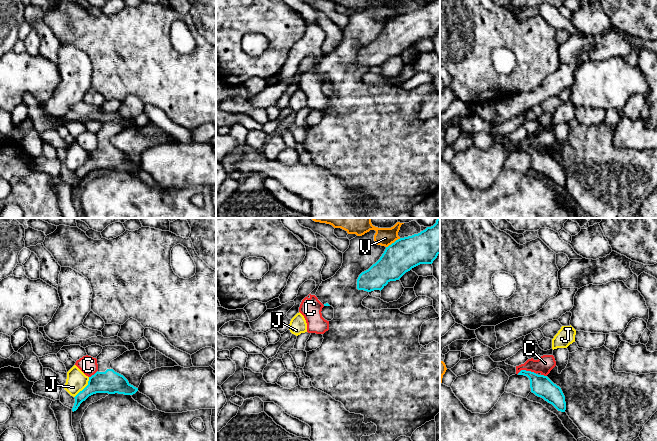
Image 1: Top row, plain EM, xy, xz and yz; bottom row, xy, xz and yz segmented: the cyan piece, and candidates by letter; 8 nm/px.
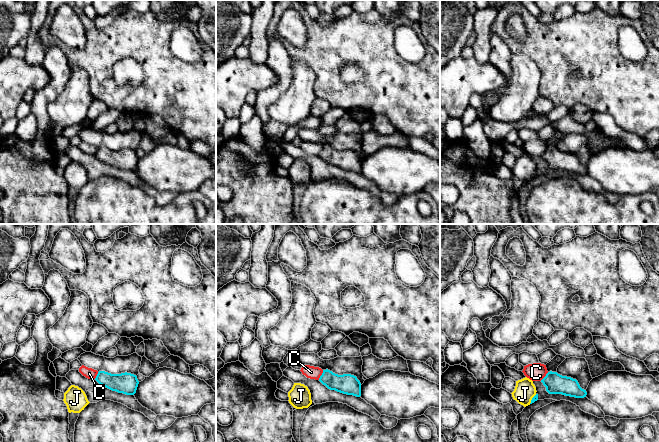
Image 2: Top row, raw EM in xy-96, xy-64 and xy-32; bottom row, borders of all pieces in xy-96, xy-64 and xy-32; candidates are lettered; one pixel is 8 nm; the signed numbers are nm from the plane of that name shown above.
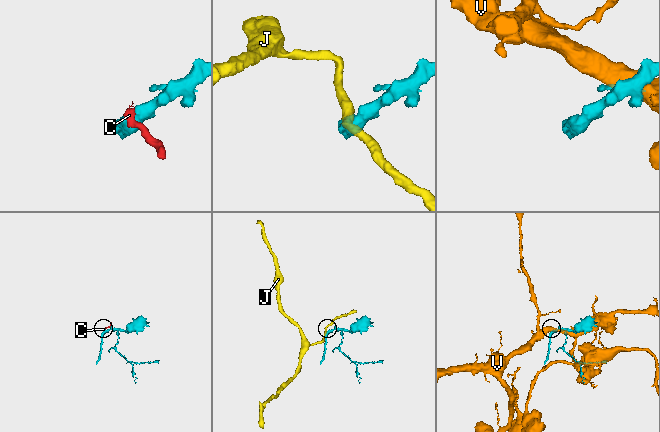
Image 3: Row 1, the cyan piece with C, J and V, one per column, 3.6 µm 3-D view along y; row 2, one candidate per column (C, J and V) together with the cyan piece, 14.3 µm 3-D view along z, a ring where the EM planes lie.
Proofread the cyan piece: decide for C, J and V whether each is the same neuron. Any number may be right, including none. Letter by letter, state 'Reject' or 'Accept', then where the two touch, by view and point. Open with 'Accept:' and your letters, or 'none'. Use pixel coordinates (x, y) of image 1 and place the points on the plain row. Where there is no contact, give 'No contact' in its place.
Accept: none
C: Reject. Touches cyan at yz (527, 147)
J: Reject. Touches cyan at xy (85, 163)
V: Reject. Touches cyan at xz (394, 18)

